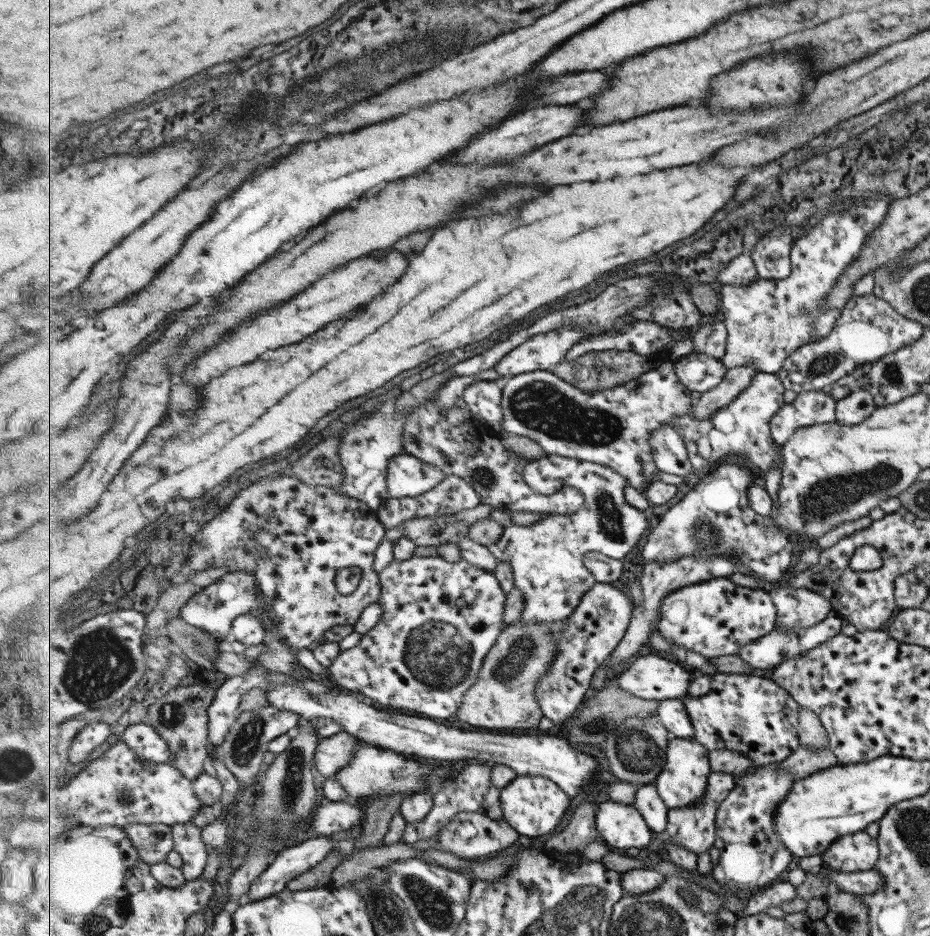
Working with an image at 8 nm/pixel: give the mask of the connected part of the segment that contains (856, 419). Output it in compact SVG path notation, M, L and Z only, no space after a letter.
M857 389L835 402L834 420L844 425L861 423L875 409L871 393Z

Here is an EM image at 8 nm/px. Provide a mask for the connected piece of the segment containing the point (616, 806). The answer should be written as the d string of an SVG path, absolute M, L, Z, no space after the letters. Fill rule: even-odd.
M604 801L599 805L596 816L603 843L623 849L641 849L651 844L653 831L634 805Z

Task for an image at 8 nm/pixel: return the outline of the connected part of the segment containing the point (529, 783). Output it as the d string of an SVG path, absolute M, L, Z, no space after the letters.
M518 775L514 782L501 791L504 818L524 837L549 834L557 828L569 808L570 796L553 780L545 776Z

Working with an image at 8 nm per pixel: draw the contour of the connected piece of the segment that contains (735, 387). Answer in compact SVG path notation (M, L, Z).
M755 364L729 369L727 378L722 380L717 388L701 394L698 403L691 409L693 416L697 420L709 420L718 410L729 407L743 391L751 386L757 373L759 370L755 368Z

